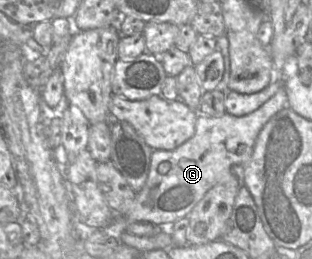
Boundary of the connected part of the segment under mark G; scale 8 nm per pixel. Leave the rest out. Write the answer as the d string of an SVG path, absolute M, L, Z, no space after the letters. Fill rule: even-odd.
M282 86L260 108L245 116L234 116L227 112L217 117L198 115L195 133L190 139L173 150L154 149L152 151L149 173L143 188L136 193L128 212L125 215L116 216L124 216L126 222L148 221L159 228L168 227L178 219L188 217L195 205L222 177L232 170L242 168L249 161L261 129L285 107L287 107L287 94Z

